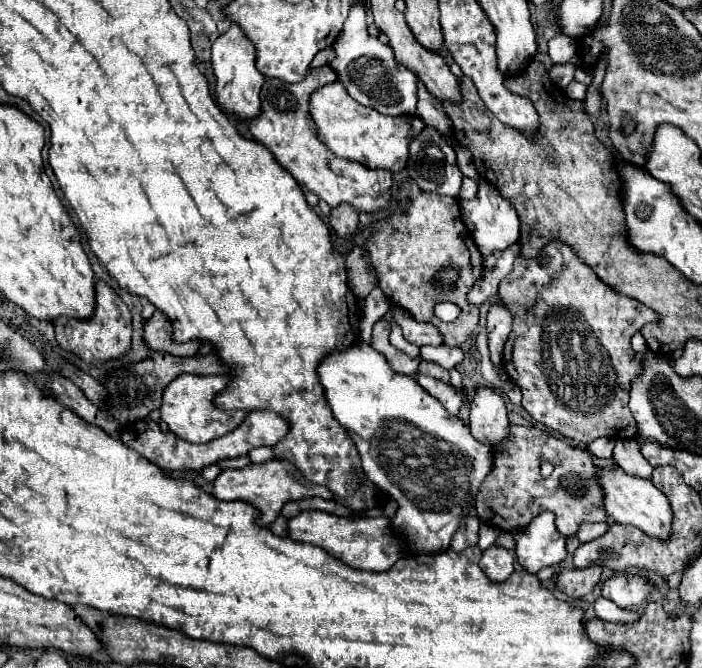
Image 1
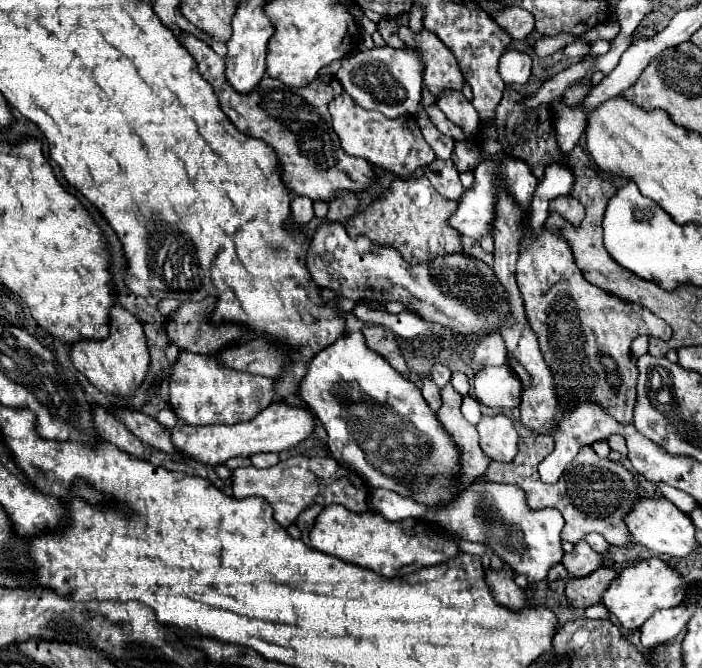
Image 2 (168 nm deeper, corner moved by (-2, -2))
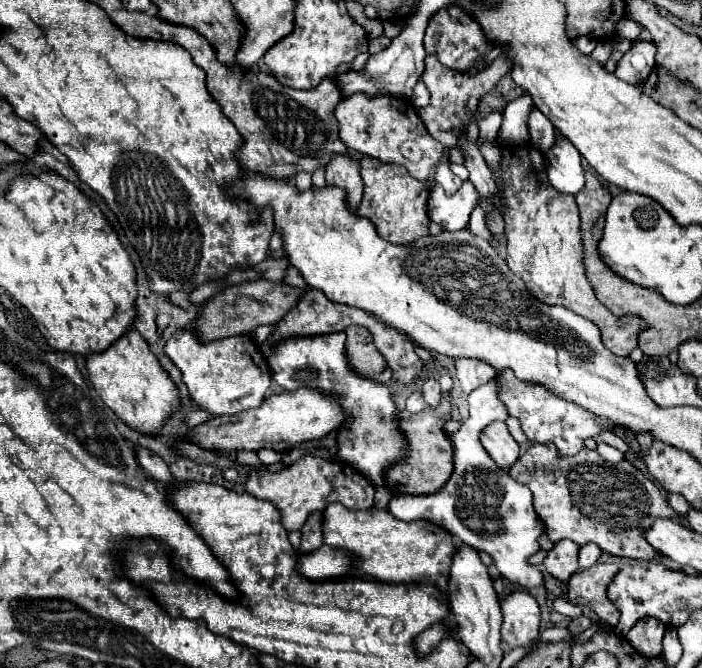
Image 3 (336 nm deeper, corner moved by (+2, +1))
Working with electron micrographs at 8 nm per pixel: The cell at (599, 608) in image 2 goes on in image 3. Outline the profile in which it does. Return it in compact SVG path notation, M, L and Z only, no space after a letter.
M555 598L553 600L553 610L559 612L559 614L563 614L563 616L567 616L567 618L577 618L577 616L583 614L579 606L575 606L575 604L571 604L571 602L563 600L563 598Z

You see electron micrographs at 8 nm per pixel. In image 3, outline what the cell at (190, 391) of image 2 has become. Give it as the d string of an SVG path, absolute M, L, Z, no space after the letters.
M177 330L165 344L165 354L183 372L183 382L195 404L213 416L239 414L257 408L271 384L271 372L261 348L251 336L231 336L213 342L201 342L193 330Z

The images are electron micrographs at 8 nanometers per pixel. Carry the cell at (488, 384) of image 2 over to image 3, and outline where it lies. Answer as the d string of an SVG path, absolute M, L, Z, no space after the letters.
M491 380L487 384L483 384L481 388L473 390L469 394L469 418L461 424L461 428L451 434L451 444L453 444L453 464L457 464L453 468L451 478L447 480L447 484L429 496L395 496L389 502L389 512L397 518L401 518L403 522L413 522L413 520L427 520L433 522L441 528L445 528L449 534L453 534L457 540L461 540L463 544L475 548L475 550L483 550L487 552L497 570L501 572L501 576L505 576L509 582L519 584L521 588L535 588L543 584L543 574L539 568L529 566L527 558L531 554L535 554L539 550L539 542L537 538L545 532L545 524L541 524L539 516L533 512L533 504L531 504L531 492L529 488L525 488L521 482L513 480L509 476L507 470L499 468L497 464L493 464L491 456L485 452L485 448L481 446L479 434L485 426L489 426L495 420L507 420L509 414L505 412L505 406L501 404L501 400L497 400L497 382Z

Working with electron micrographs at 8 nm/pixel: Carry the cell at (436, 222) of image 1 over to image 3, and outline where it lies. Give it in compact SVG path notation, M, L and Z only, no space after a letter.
M369 158L369 166L361 168L361 178L365 184L363 200L357 214L369 218L379 236L391 244L409 244L421 236L429 234L429 216L427 216L427 198L429 182L415 180L405 168L395 164L381 164L375 158Z

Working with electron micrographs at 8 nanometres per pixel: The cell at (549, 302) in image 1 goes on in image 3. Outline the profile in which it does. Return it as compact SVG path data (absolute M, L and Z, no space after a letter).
M499 144L503 190L501 202L505 206L505 234L507 234L507 266L525 280L529 292L545 304L559 304L571 312L591 320L599 330L605 348L617 356L629 356L637 346L641 332L639 320L633 316L613 316L595 296L593 286L585 278L583 266L583 238L577 202L571 194L557 192L547 180L547 160L533 146Z

